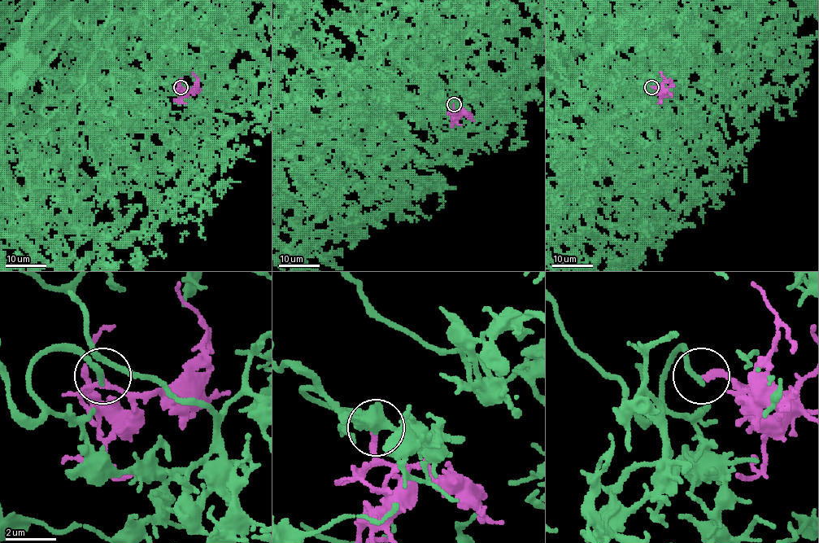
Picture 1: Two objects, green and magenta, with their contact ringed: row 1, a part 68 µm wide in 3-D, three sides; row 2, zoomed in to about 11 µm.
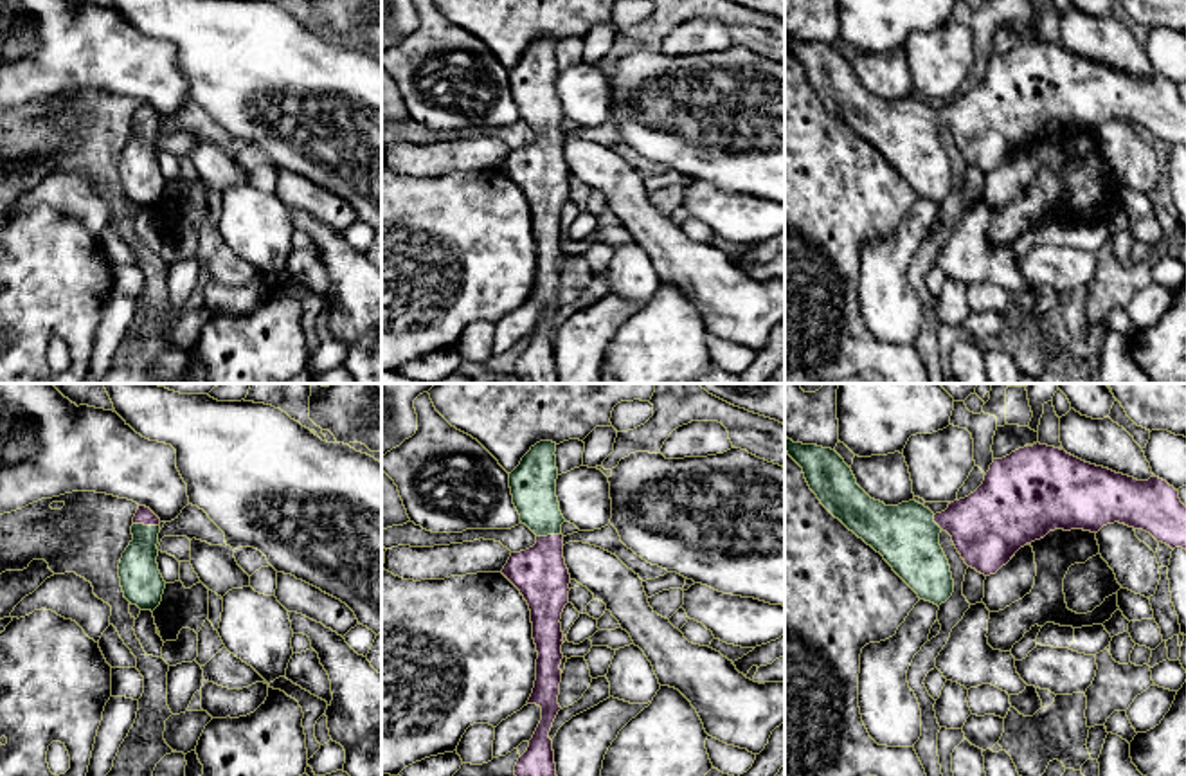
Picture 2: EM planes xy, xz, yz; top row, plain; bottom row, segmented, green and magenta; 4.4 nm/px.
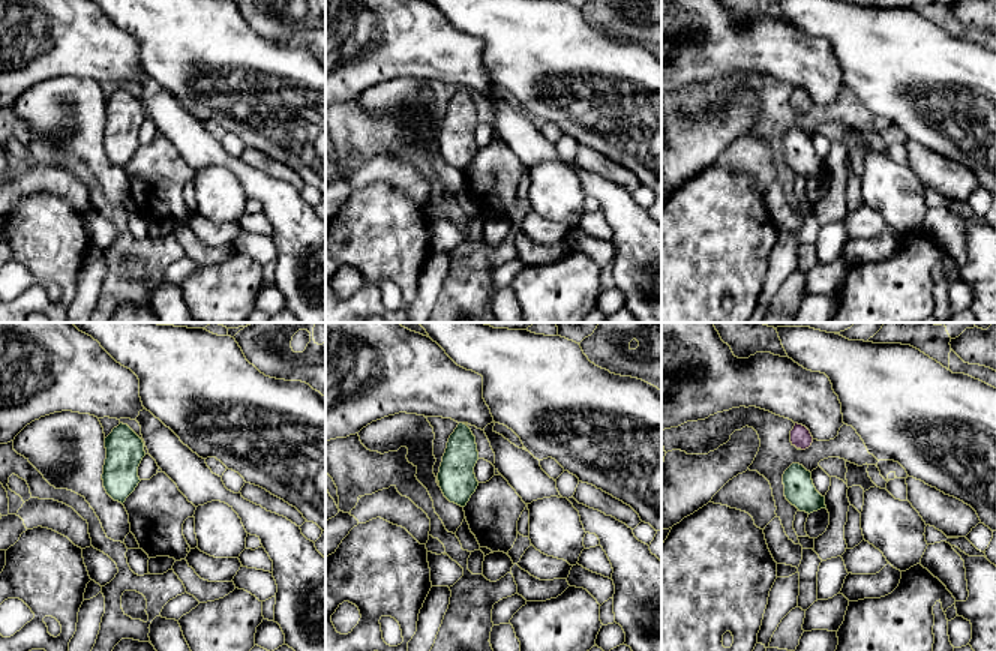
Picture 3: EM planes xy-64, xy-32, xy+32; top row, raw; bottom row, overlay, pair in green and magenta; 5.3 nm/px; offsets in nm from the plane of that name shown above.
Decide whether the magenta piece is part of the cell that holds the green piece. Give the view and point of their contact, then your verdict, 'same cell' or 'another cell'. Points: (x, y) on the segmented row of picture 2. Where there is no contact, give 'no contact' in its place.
contact xy (146, 526); same cell

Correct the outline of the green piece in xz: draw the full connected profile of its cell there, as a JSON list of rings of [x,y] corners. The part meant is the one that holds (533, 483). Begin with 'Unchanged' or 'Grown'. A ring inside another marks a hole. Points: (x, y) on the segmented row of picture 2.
Grown. [[[540,441],[509,474],[513,504],[535,535],[536,544],[511,553],[502,574],[520,591],[531,610],[536,645],[536,681],[527,704],[542,708],[542,720],[527,751],[515,765],[515,776],[556,776],[549,731],[562,709],[562,612],[569,603],[571,574],[563,558],[562,524],[565,522],[556,497],[556,443]]]

